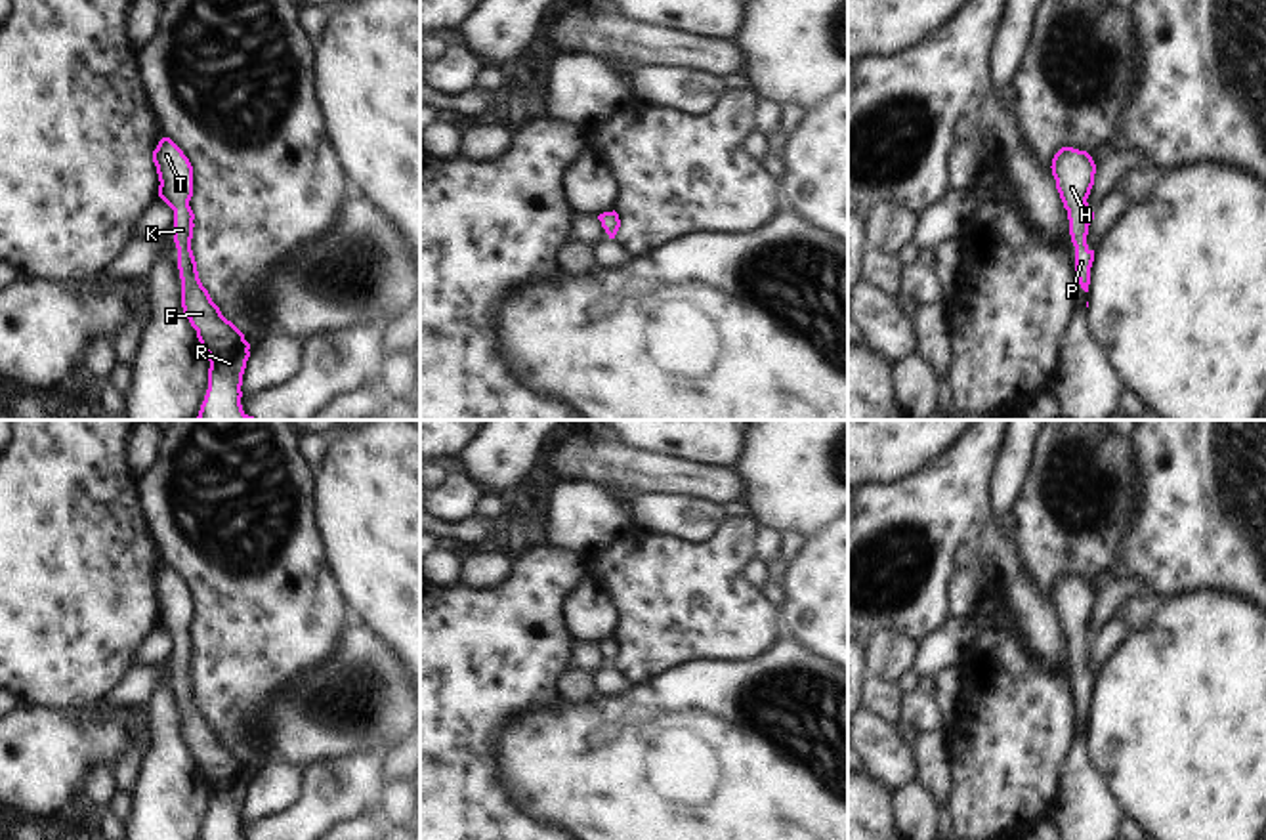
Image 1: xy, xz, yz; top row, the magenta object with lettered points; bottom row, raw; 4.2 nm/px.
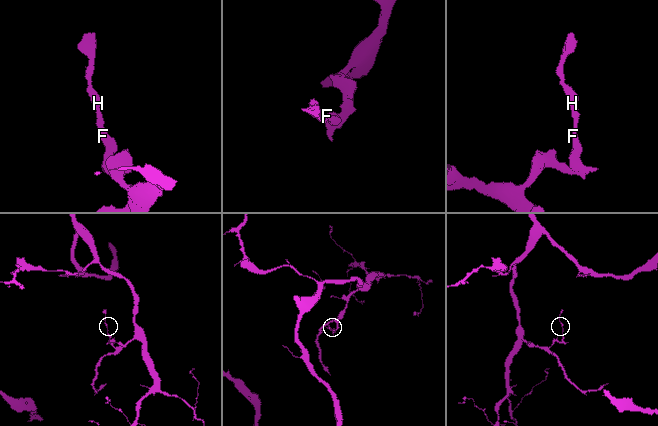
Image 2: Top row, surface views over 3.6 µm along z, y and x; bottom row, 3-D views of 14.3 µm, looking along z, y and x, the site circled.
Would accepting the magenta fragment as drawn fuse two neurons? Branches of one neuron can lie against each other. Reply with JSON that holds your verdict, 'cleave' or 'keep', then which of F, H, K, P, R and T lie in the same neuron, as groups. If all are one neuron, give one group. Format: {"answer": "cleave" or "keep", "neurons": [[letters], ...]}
{"answer": "keep", "neurons": [["F", "H", "K", "P", "R", "T"]]}

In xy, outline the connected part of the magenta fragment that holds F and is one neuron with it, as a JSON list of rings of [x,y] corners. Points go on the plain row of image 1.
[[[162,565],[153,578],[158,601],[158,624],[174,638],[174,670],[181,706],[181,735],[197,766],[208,781],[208,817],[199,840],[244,840],[241,813],[250,771],[244,762],[227,748],[202,714],[191,678],[195,641],[189,634],[193,624],[193,594],[183,578]]]

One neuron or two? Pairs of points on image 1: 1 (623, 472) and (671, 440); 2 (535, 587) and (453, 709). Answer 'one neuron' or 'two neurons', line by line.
1: two neurons
2: one neuron

